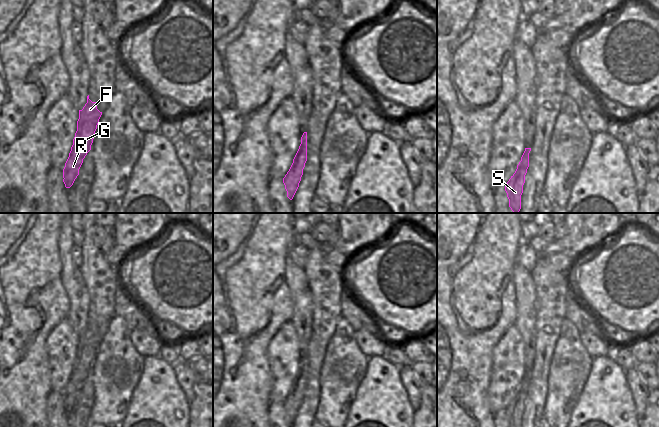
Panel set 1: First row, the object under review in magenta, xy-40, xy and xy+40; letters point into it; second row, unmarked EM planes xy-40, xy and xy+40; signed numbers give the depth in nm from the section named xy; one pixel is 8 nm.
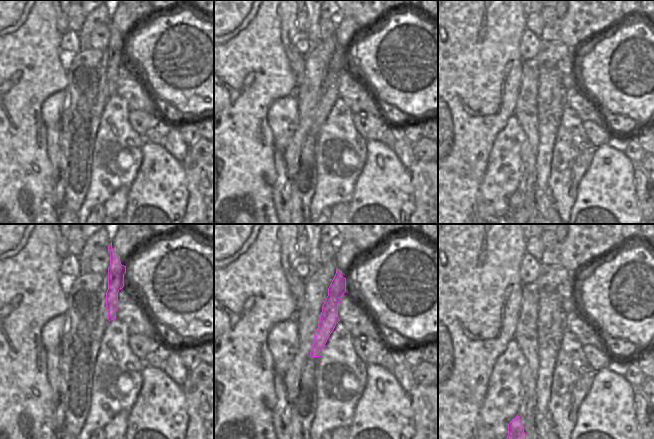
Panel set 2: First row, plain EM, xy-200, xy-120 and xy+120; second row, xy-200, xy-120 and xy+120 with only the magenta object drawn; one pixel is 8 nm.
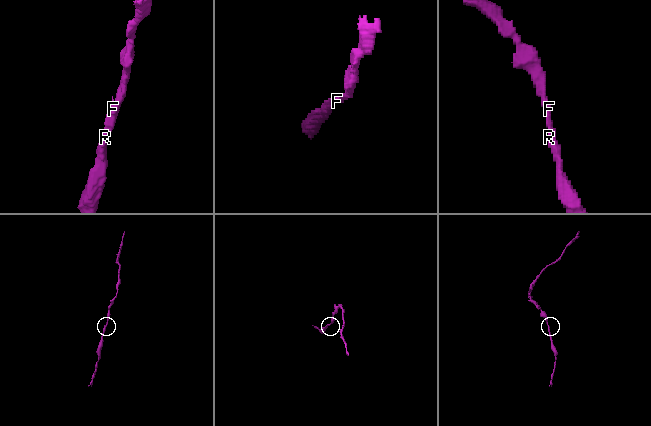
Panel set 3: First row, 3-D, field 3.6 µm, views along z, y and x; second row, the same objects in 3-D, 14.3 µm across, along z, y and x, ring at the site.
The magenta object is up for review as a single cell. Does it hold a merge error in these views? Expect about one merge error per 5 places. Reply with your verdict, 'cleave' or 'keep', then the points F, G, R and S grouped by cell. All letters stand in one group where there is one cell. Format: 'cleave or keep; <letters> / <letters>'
keep; F G R S

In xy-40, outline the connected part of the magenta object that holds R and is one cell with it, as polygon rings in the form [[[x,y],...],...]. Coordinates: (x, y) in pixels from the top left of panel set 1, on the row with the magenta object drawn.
[[[88,95],[87,103],[82,110],[79,110],[77,131],[73,139],[69,157],[63,169],[63,182],[66,188],[70,188],[73,185],[79,175],[79,169],[83,163],[83,159],[91,150],[101,115],[102,112],[97,109],[97,103],[92,102]]]

